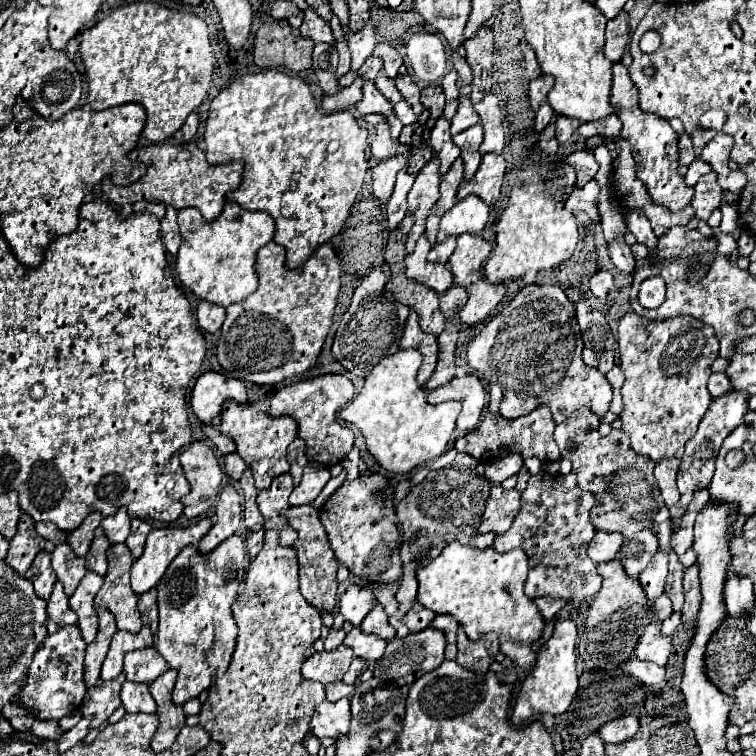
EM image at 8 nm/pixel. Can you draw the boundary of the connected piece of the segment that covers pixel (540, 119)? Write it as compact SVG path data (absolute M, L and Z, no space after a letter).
M543 102L541 108L539 108L539 112L537 112L537 118L535 118L535 130L541 134L545 130L545 126L553 120L553 116L555 116L553 108L547 102Z

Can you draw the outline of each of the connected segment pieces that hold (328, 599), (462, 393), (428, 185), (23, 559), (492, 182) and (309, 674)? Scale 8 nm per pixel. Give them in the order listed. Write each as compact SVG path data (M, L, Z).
M291 506L285 512L287 522L297 530L299 538L295 540L295 550L297 550L297 558L299 558L299 584L301 584L301 594L303 598L313 604L317 610L325 610L331 612L335 606L335 598L337 598L337 560L331 552L329 540L327 540L327 532L319 520L319 512L313 506Z
M465 374L465 376L455 376L451 382L431 390L427 394L427 400L431 404L439 404L445 400L459 400L461 402L461 414L457 418L457 428L461 432L473 430L483 414L485 408L485 388L475 374Z
M433 156L415 176L415 184L409 192L409 212L415 216L415 224L407 234L407 252L413 252L417 238L425 232L425 218L429 216L433 204L439 200L439 158Z
M21 514L19 526L17 526L17 534L11 540L11 546L9 546L5 562L11 564L11 568L15 572L19 572L21 576L25 576L25 572L29 570L33 558L41 550L53 552L55 544L49 542L49 540L45 540L45 538L41 538L35 532L35 522L33 522L33 518L29 514Z
M485 154L475 178L461 182L457 196L465 198L469 194L479 196L487 204L495 204L501 192L501 182L505 174L505 158L501 154Z
M339 646L331 652L315 652L313 656L309 656L301 668L303 678L307 680L317 680L321 684L329 684L329 682L337 682L343 678L343 672L347 672L349 664L351 664L353 652L347 646Z

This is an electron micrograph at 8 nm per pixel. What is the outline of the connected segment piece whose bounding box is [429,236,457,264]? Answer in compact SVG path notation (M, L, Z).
M451 236L451 238L447 238L445 242L437 242L433 248L431 248L431 252L429 252L429 258L433 260L433 262L441 262L441 264L445 264L447 262L447 258L453 254L453 250L455 250L455 238Z

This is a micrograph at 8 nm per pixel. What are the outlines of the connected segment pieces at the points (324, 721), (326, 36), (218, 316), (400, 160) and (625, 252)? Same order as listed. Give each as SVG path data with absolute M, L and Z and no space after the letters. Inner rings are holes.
M341 698L337 702L325 700L315 708L315 714L309 724L309 732L317 738L347 734L349 718L351 718L349 698Z
M313 8L305 10L305 20L301 24L301 36L311 38L313 42L333 42L333 32L329 22L325 22Z
M207 300L199 302L199 306L197 306L197 322L205 332L211 332L211 334L219 332L223 320L225 320L225 308L223 306L217 306L217 304L207 302Z
M403 154L391 156L381 160L375 168L373 168L373 194L379 200L389 200L391 192L393 192L393 184L395 184L395 176L401 168L407 166L407 158Z
M621 238L615 244L609 244L609 256L613 260L613 264L617 266L617 270L621 270L623 274L631 276L635 270L635 258L631 254L631 248L625 244L625 240Z

